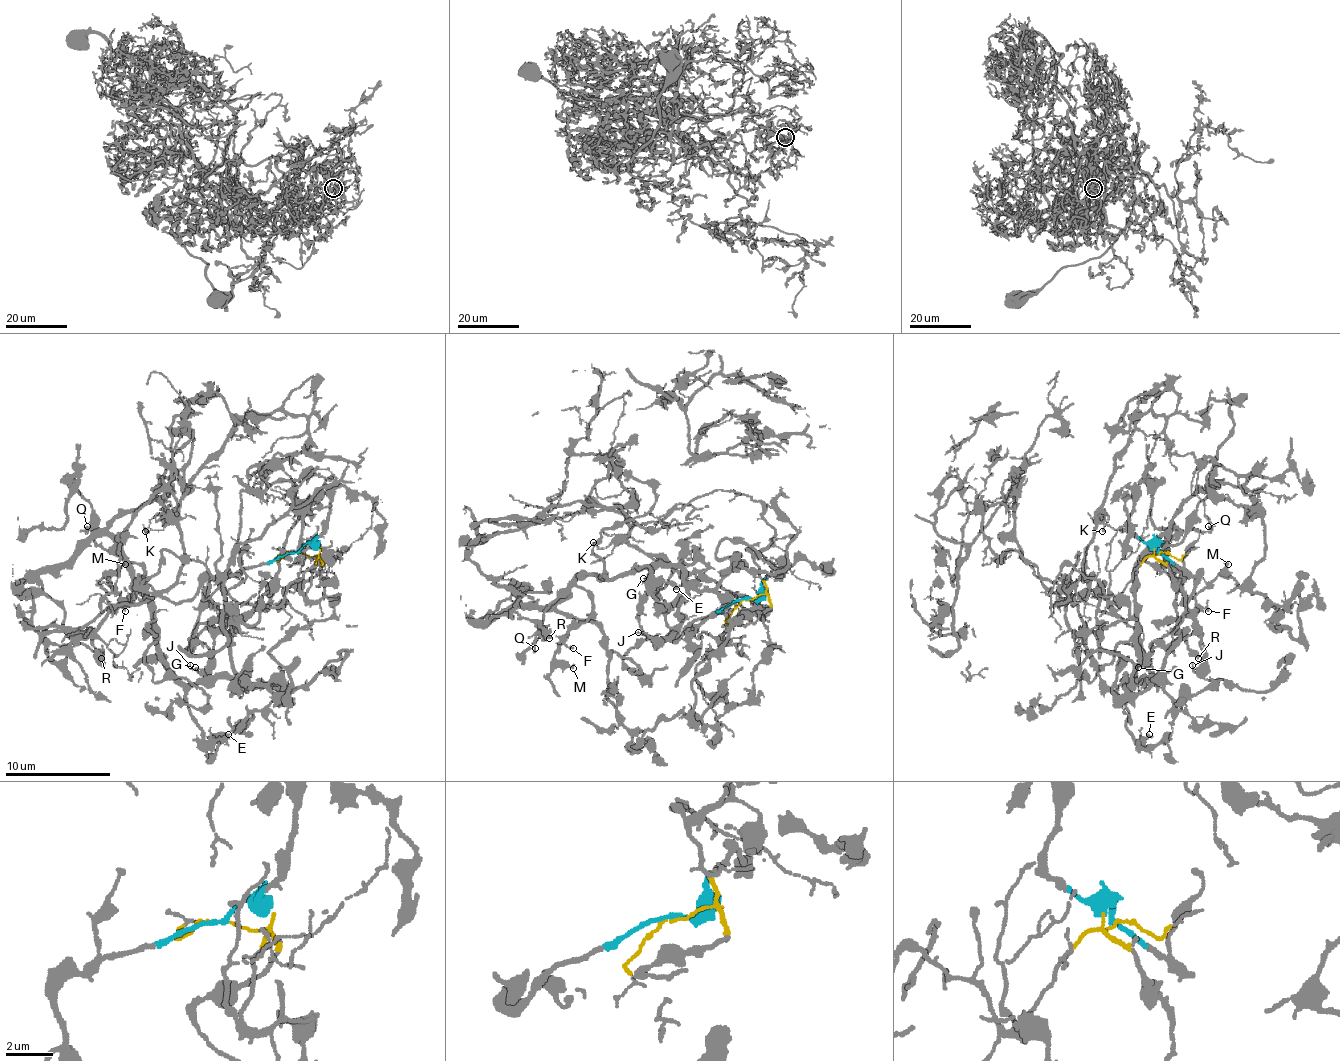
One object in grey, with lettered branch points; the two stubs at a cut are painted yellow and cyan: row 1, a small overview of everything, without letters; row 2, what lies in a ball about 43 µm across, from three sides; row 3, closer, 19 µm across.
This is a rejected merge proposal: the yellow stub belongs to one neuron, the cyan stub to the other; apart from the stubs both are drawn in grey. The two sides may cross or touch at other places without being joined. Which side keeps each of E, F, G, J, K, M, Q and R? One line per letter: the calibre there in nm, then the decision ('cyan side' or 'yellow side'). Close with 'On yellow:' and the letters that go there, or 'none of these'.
E: 280 nm thick; cyan side
F: 150 nm thick; cyan side
G: 220 nm thick; cyan side
J: 130 nm thick; cyan side
K: 110 nm thick; yellow side
M: 240 nm thick; cyan side
Q: 160 nm thick; cyan side
R: 500 nm thick; cyan side
On yellow: K

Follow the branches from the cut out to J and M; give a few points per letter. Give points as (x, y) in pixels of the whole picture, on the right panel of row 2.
J: (1160, 553), (1194, 577), (1194, 593), (1186, 614), (1200, 638), (1202, 664), (1197, 672), (1192, 664)
M: (1160, 553), (1194, 585), (1178, 643), (1155, 675), (1128, 683), (1136, 566), (1189, 598), (1229, 564)

